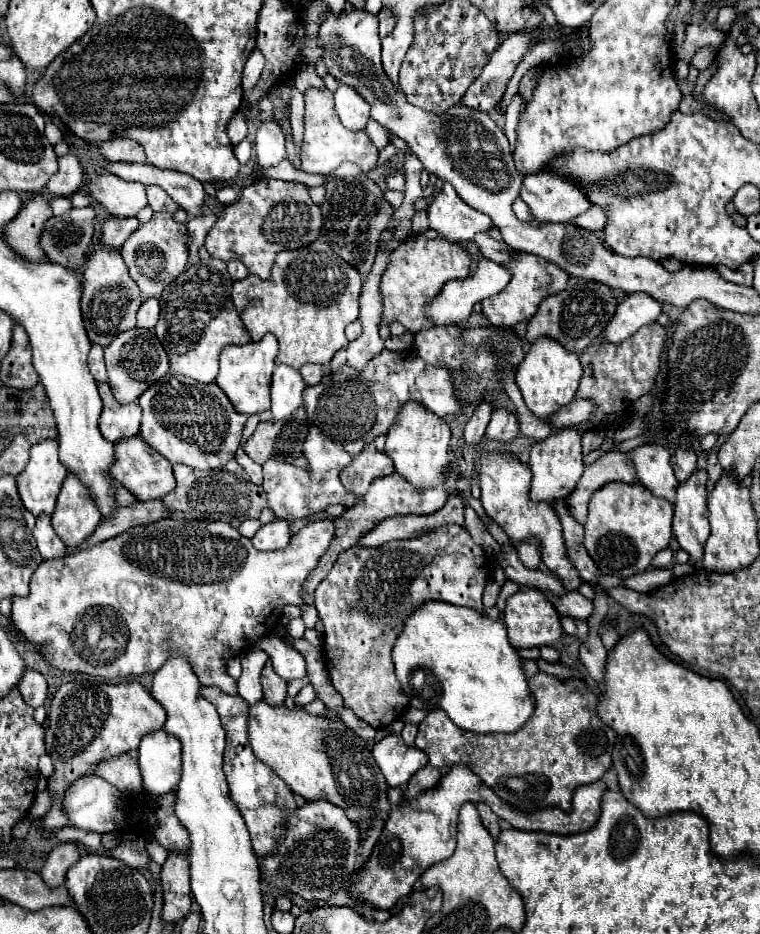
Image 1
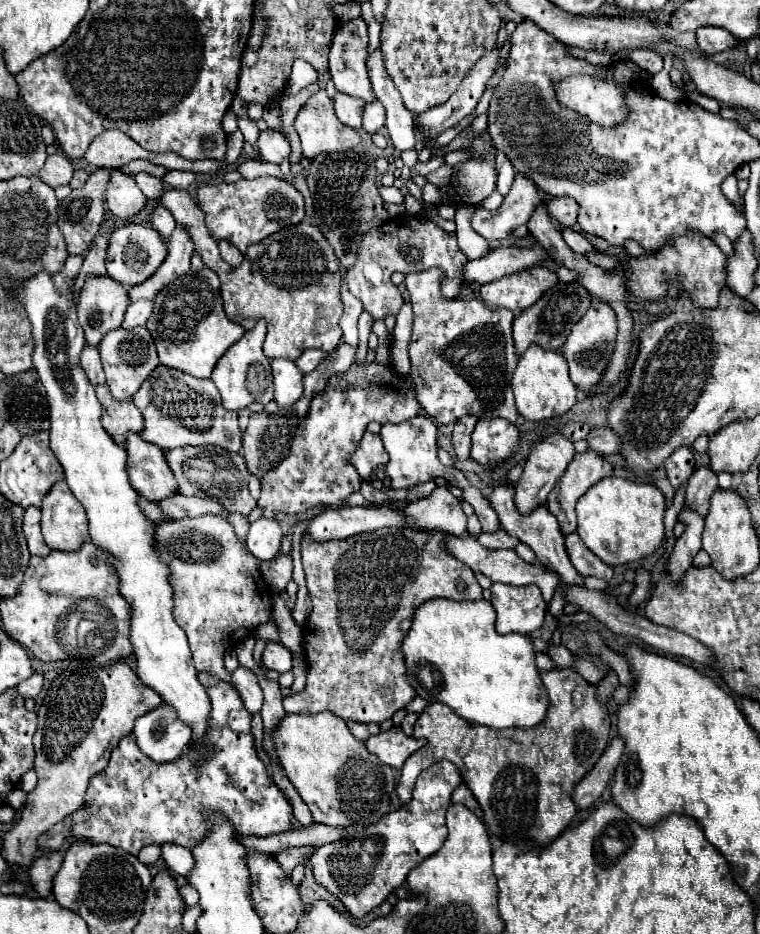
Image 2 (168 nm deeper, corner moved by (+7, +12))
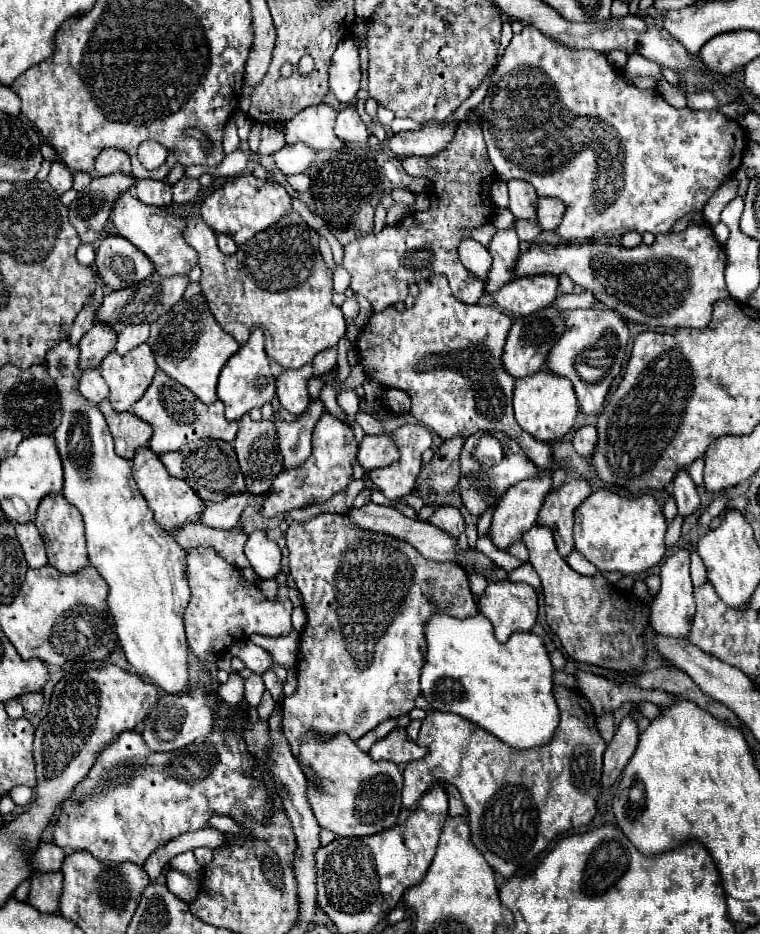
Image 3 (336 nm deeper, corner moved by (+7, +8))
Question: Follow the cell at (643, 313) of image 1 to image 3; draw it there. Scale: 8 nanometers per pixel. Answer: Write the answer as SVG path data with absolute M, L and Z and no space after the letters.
M566 310L566 330L562 338L558 338L556 346L548 352L546 366L552 374L564 376L572 382L578 406L582 414L598 414L602 410L602 402L608 394L612 380L620 374L626 346L630 338L630 330L624 318L612 310Z

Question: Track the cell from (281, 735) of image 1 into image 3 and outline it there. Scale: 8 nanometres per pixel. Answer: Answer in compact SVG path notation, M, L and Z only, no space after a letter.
M306 734L302 738L300 760L312 766L322 780L322 790L308 786L308 800L320 828L332 830L338 836L372 836L396 824L402 808L402 772L394 762L374 762L346 734L320 738Z

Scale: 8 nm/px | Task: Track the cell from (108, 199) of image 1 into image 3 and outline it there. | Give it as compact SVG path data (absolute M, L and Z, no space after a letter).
M132 192L120 194L112 210L112 222L116 226L116 232L132 242L140 252L144 252L152 260L156 274L164 278L188 276L190 270L198 264L196 250L182 238L182 218L168 214L158 206L148 206L140 202Z

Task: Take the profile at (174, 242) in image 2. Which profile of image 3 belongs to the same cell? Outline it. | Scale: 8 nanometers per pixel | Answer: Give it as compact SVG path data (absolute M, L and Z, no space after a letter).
M150 276L134 286L128 286L124 290L116 290L116 292L108 292L104 298L102 298L102 304L98 306L96 314L94 314L94 320L96 322L102 322L102 324L108 324L112 328L118 330L120 322L122 324L152 324L158 320L158 316L166 314L166 310L170 310L170 306L174 306L184 290L188 286L188 278L184 276L174 276L174 278L160 278L160 276Z

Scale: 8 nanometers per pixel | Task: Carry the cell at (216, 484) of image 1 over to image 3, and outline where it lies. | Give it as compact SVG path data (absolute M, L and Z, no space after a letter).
M214 440L206 446L184 446L180 450L160 454L160 460L172 476L186 480L204 502L222 502L236 492L244 492L244 478L236 460L236 452L228 442Z

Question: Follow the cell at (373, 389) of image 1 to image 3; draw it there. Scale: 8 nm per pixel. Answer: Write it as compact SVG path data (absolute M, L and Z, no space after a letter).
M324 412L314 426L312 432L312 456L296 470L280 472L280 476L272 482L272 494L262 506L266 518L290 512L294 508L302 508L308 502L326 502L334 494L344 492L346 486L354 480L352 478L352 462L356 460L358 444L354 440L354 432L350 426L342 424L332 414Z

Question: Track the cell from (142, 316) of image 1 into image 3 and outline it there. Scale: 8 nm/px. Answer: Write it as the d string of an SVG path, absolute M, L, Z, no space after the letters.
M130 324L118 334L114 350L118 354L128 354L132 348L144 344L148 340L148 334L150 334L150 326L148 324Z

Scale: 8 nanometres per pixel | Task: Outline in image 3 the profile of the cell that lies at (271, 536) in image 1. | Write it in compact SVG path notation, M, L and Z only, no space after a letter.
M256 530L248 536L246 542L246 558L252 566L252 570L262 578L262 580L270 580L276 578L280 572L280 560L282 560L282 552L278 548L276 542L272 542L264 532Z

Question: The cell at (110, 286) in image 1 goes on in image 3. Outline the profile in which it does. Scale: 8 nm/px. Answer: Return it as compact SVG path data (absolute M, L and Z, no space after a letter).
M100 322L94 324L90 328L90 332L84 334L84 338L78 344L80 370L98 368L102 358L106 358L106 354L110 354L110 350L114 350L114 342L116 342L116 332L110 326L102 326Z

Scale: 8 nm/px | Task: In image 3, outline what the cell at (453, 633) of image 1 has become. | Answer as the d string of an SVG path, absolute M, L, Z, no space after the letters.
M434 614L426 626L426 642L428 652L420 684L422 696L430 702L432 710L458 714L518 750L542 746L554 736L554 730L560 722L560 710L552 694L554 668L540 636L532 632L518 632L512 634L506 644L500 644L494 638L492 624L482 614L466 620L458 620L446 614Z

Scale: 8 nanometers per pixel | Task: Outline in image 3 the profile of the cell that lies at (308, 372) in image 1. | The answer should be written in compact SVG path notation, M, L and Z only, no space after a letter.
M336 348L322 350L322 354L316 354L312 366L314 366L314 376L330 372L336 366Z

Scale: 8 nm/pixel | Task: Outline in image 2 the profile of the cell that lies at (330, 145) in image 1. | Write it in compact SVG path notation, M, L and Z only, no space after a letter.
M318 90L316 94L312 94L308 98L308 102L300 108L296 120L294 120L294 128L302 140L302 154L306 158L314 158L318 154L324 152L342 152L342 150L350 150L354 146L358 146L362 142L360 132L350 128L350 126L342 126L334 114L334 106L330 96L326 94L326 90Z

